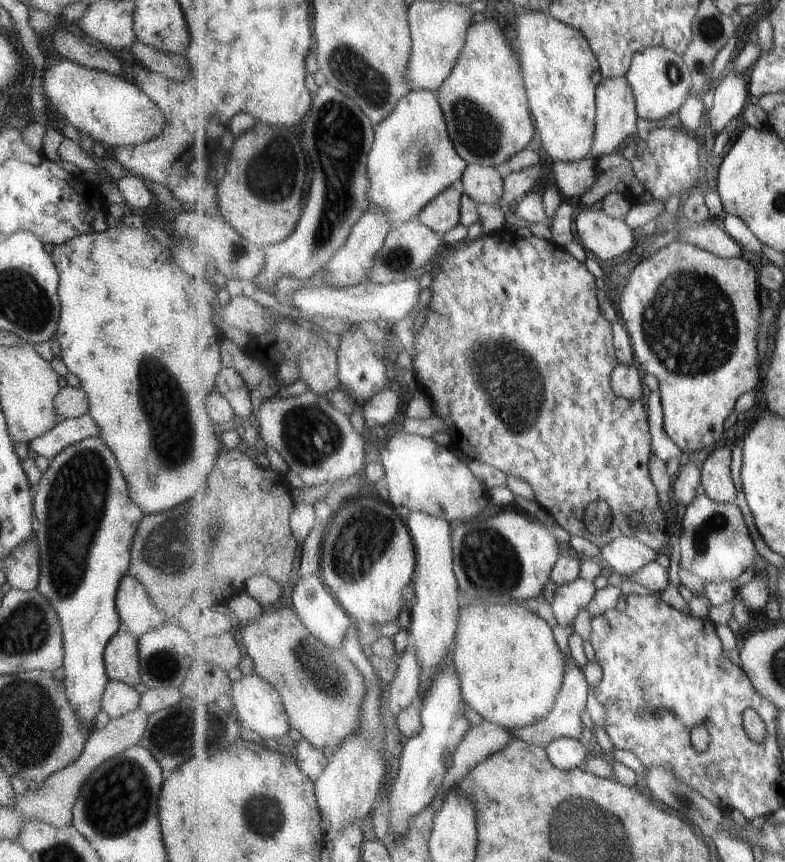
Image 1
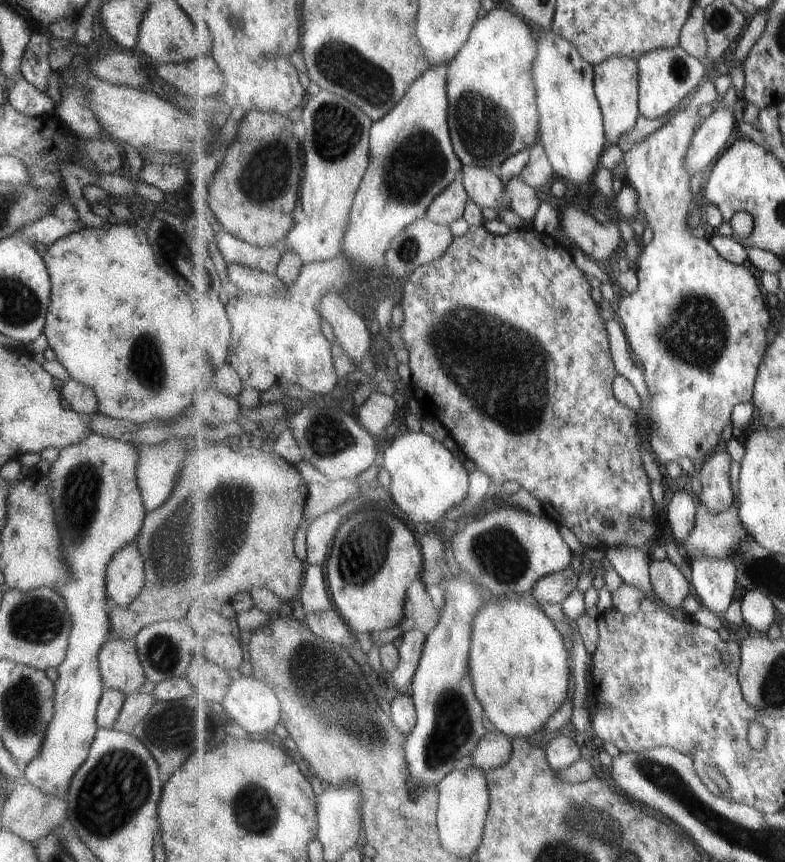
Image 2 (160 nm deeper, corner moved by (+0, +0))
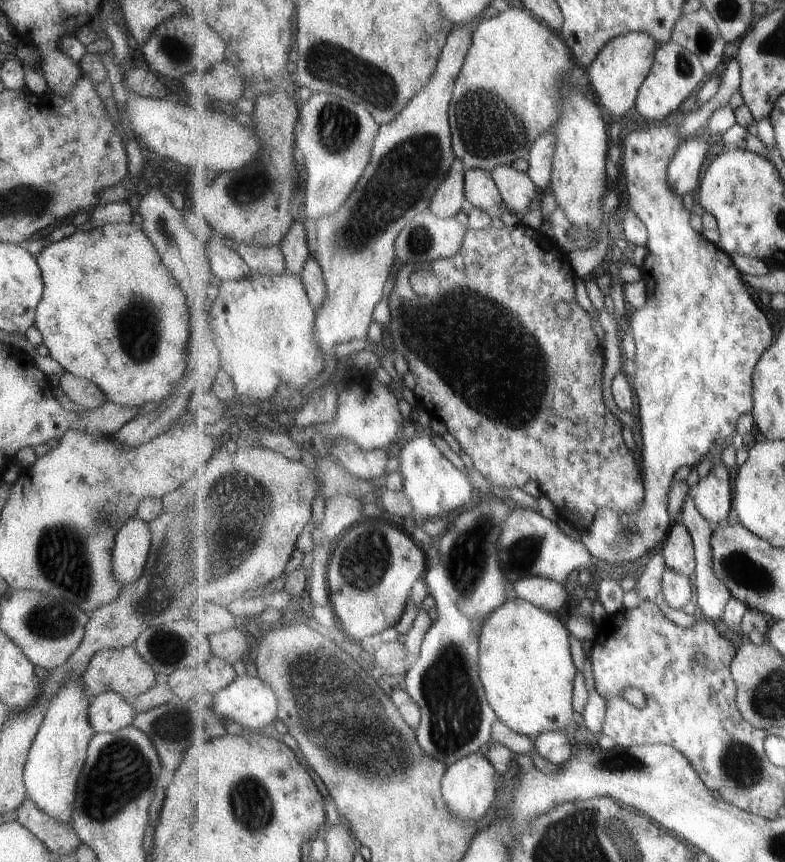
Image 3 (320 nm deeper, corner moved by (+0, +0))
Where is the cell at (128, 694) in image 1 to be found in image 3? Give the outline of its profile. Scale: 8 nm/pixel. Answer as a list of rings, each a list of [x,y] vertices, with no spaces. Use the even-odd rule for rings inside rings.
[[[103,691],[91,697],[87,710],[93,733],[112,733],[131,725],[136,714],[132,705],[113,691]]]

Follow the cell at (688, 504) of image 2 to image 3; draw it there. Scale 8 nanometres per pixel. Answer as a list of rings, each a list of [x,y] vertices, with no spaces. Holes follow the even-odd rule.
[[[682,522],[673,525],[661,553],[667,569],[693,580],[696,574],[694,540]]]

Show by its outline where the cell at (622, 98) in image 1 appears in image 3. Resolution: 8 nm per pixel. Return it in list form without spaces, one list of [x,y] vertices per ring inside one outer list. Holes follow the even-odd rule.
[[[627,33],[609,41],[599,53],[596,61],[588,67],[591,85],[611,115],[619,120],[636,108],[636,100],[645,79],[651,74],[656,50],[660,44],[649,33]]]

